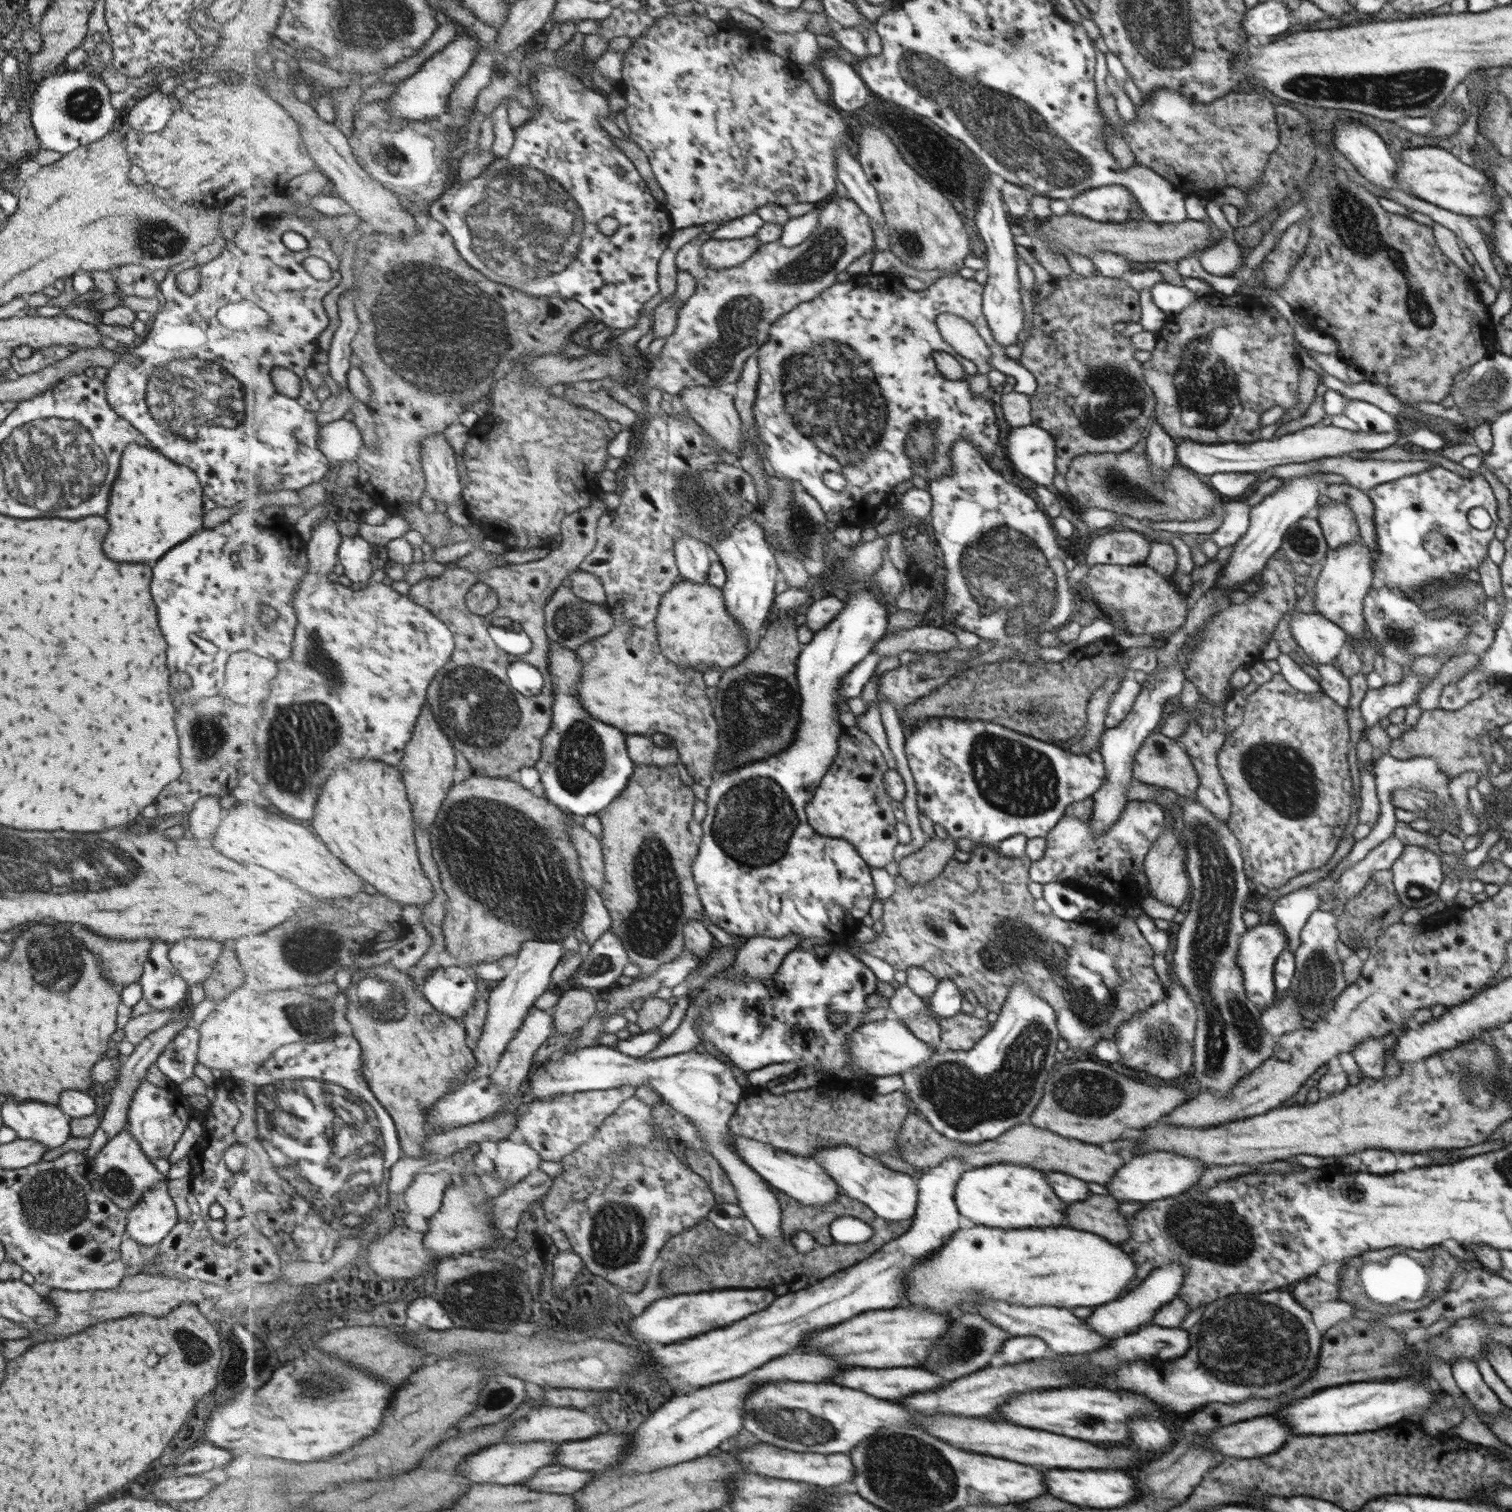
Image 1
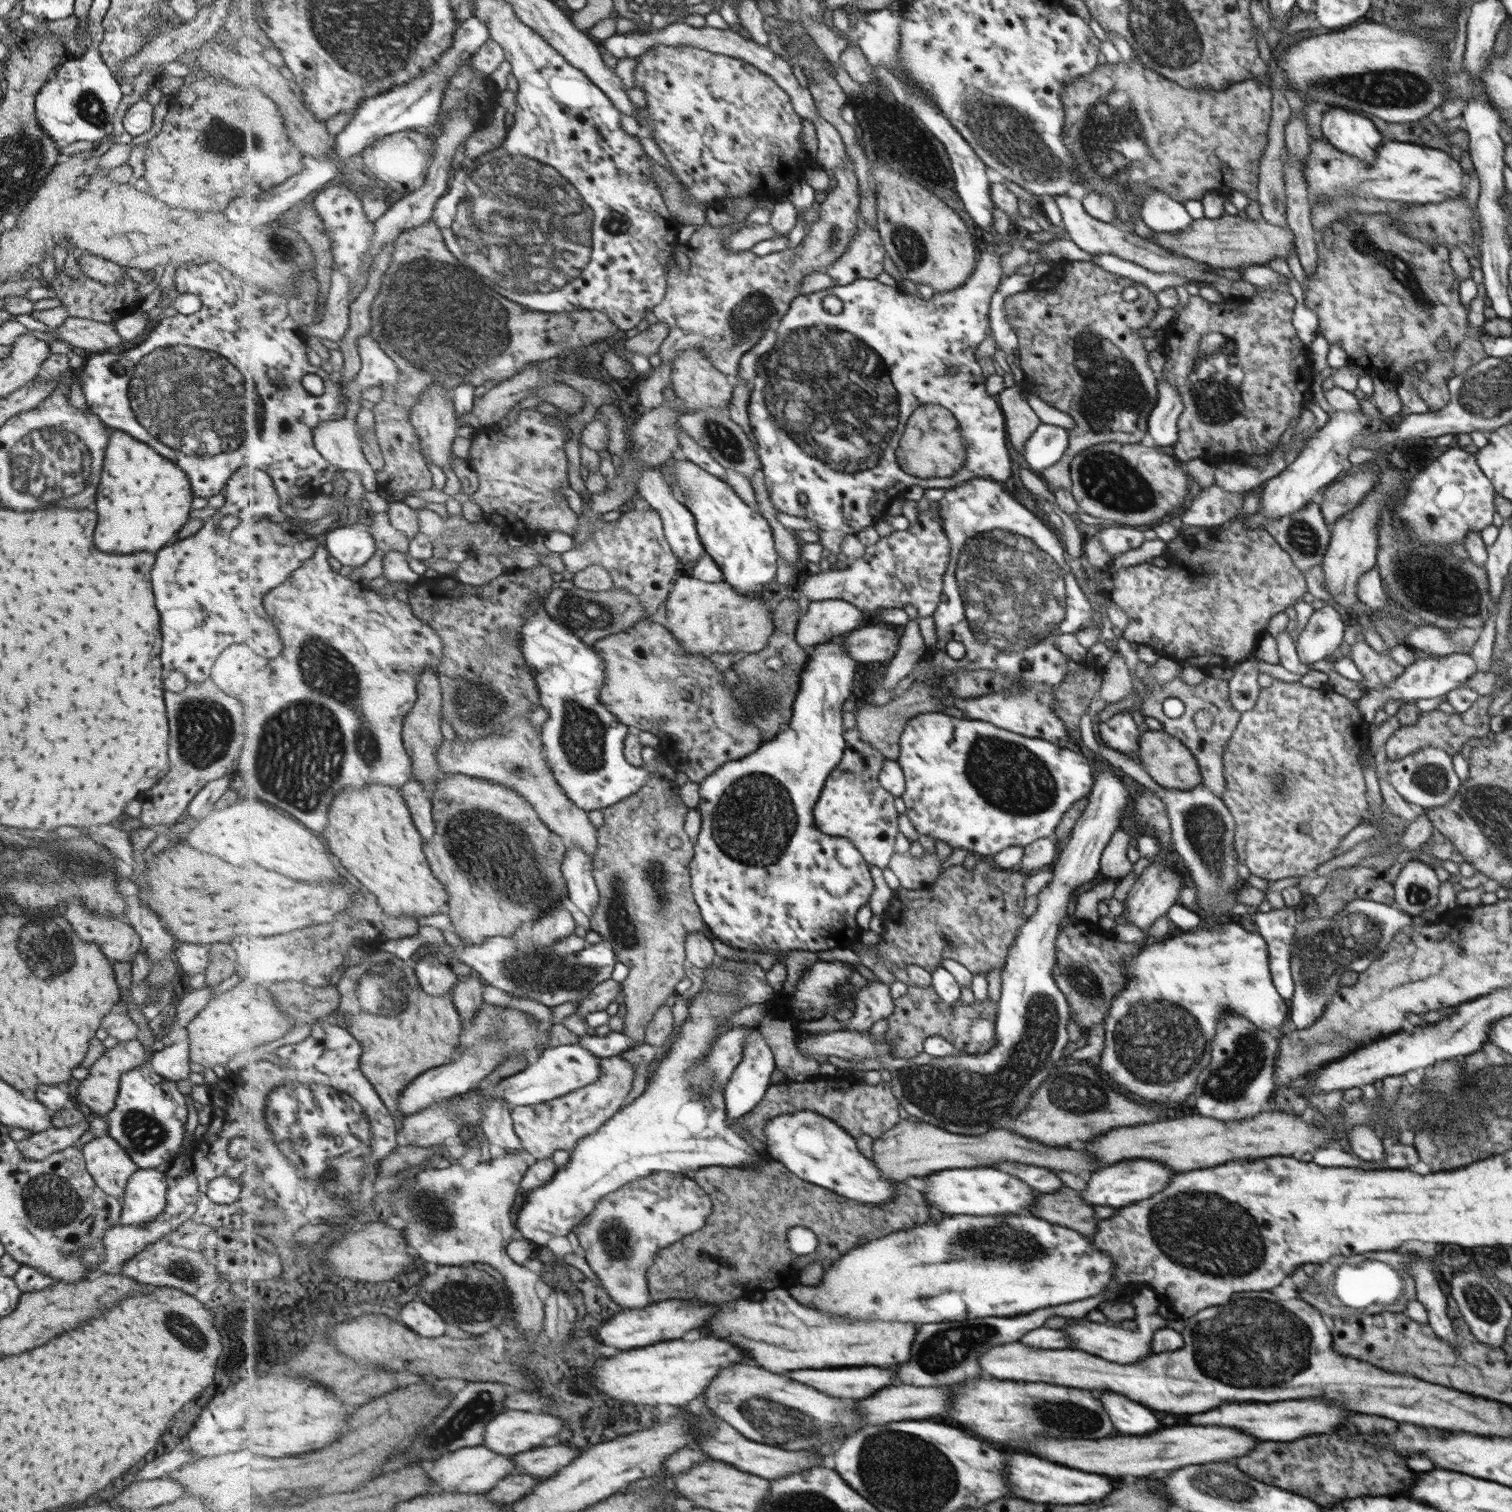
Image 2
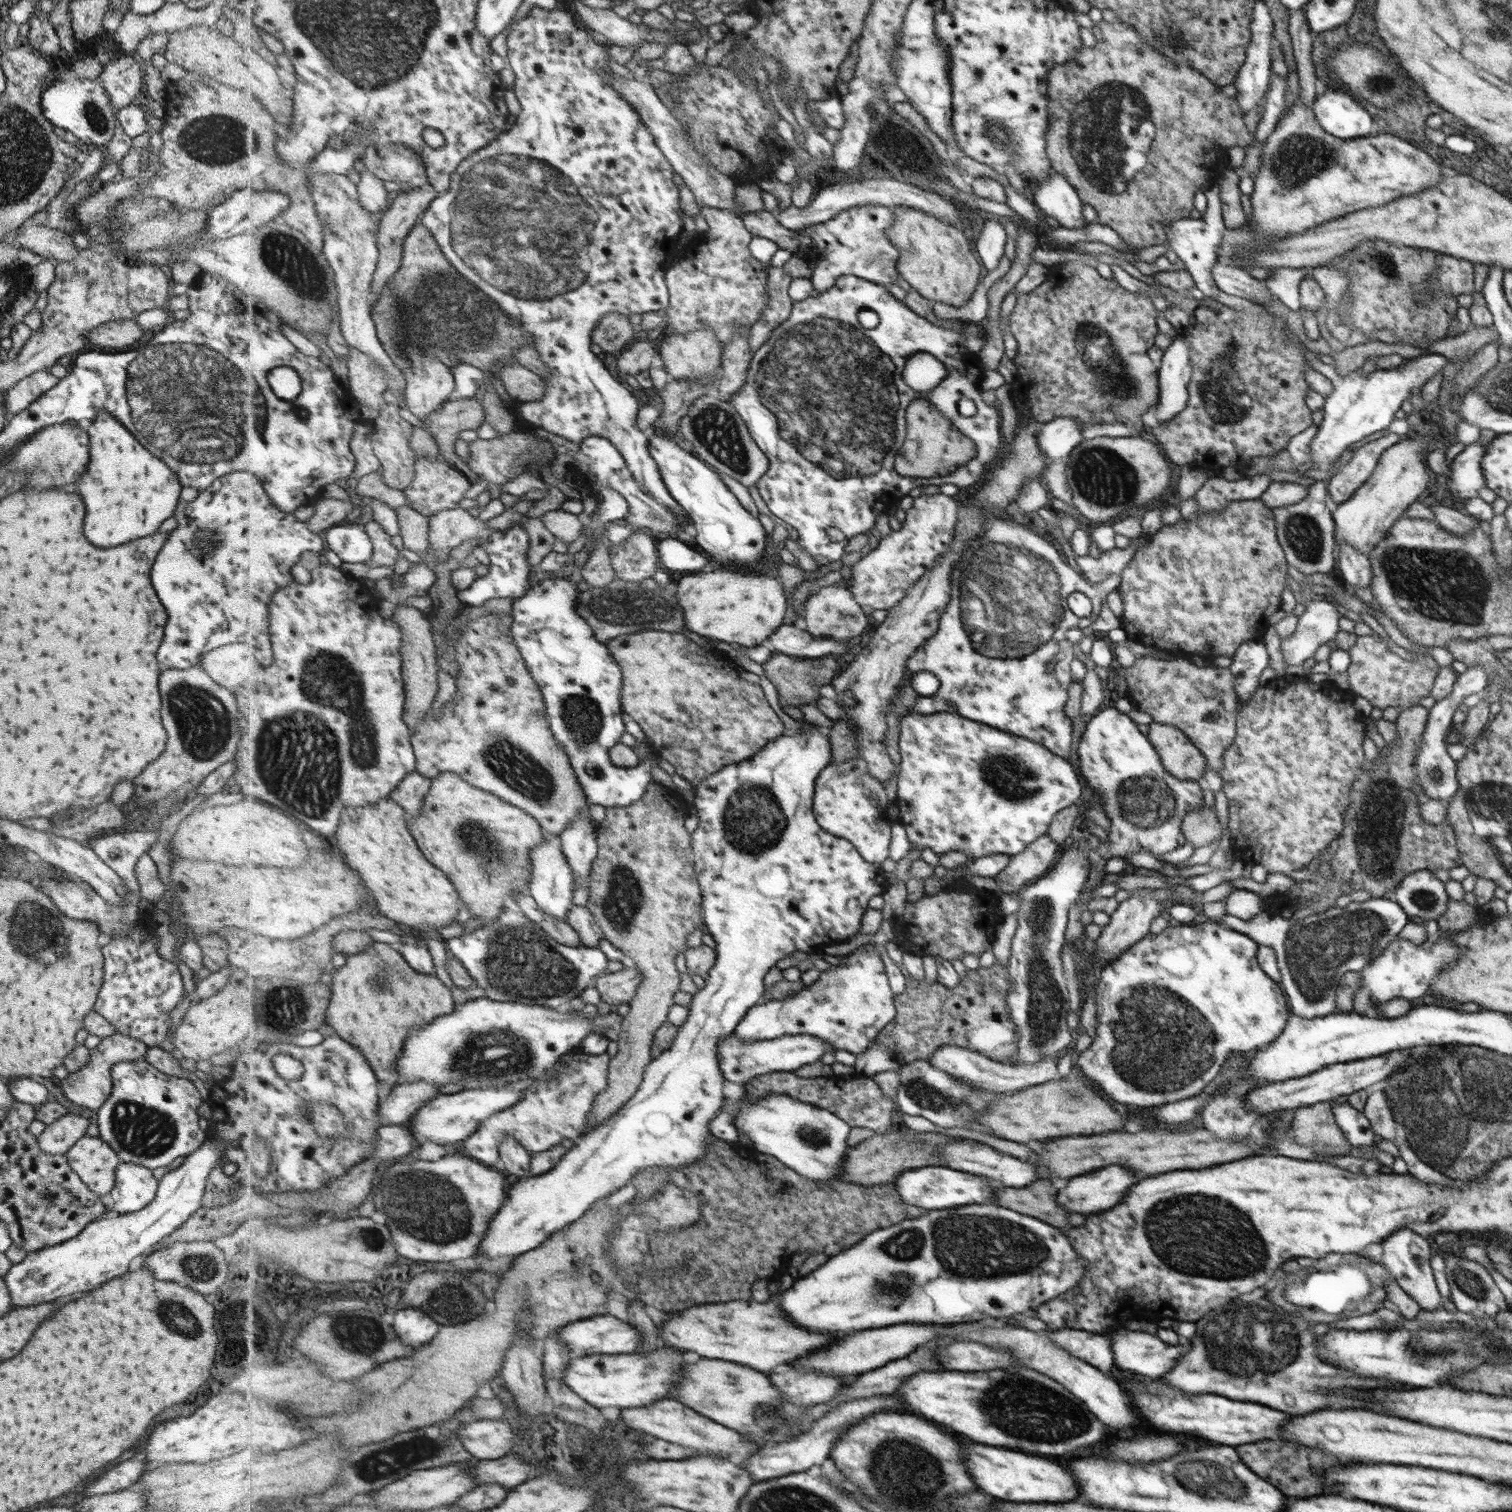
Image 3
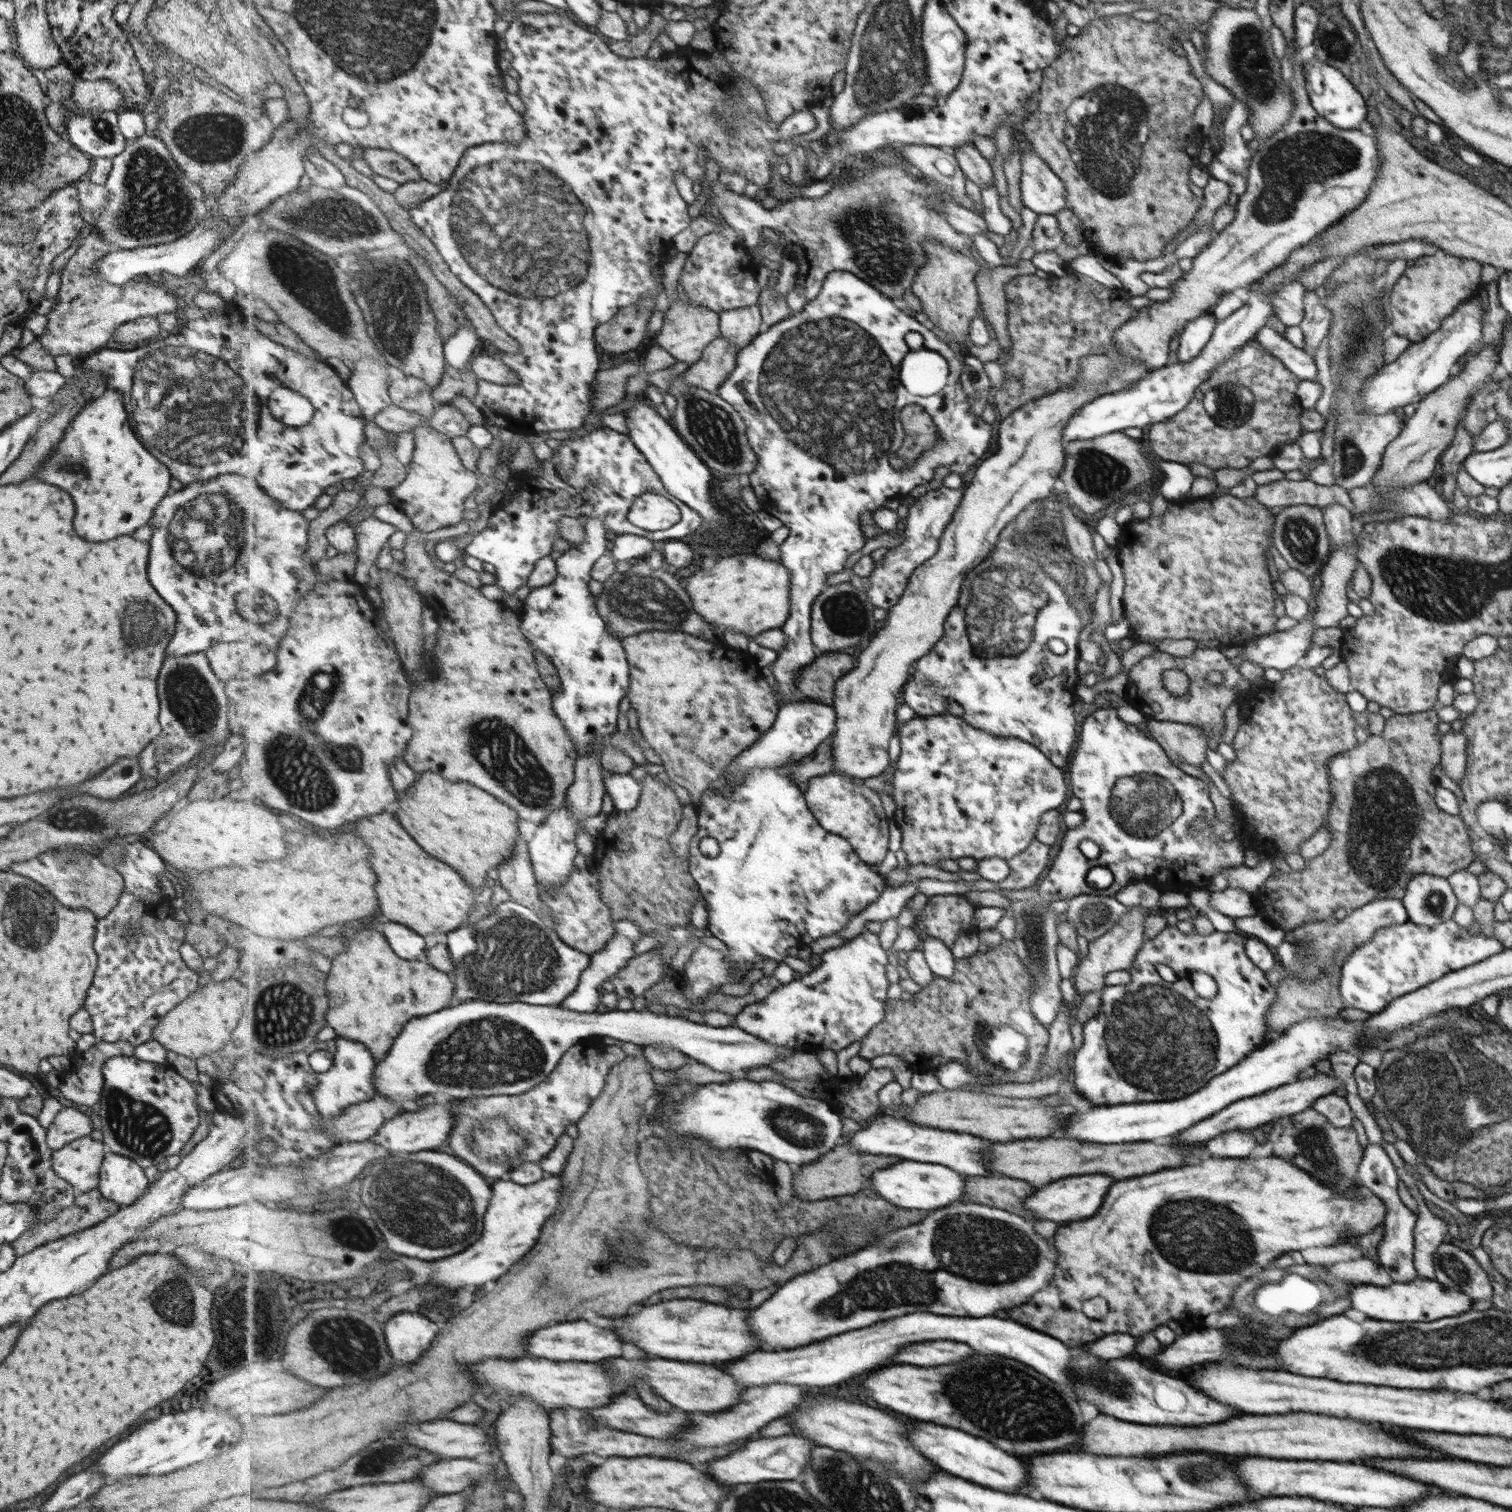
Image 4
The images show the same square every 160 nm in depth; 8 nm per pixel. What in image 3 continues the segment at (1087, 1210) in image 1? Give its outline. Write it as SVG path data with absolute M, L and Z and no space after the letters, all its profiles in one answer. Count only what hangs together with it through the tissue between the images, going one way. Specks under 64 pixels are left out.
M1038 1180L1024 1188L998 1188L998 1206L1010 1206L1010 1210L1022 1210L1022 1214L1034 1214L1034 1218L1046 1218L1054 1226L1066 1228L1068 1212L1056 1204L1056 1188L1052 1182Z

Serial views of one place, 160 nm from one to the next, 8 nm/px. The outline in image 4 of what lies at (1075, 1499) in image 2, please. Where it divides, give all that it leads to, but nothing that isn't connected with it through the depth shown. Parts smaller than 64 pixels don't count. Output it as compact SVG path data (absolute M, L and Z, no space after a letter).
M912 1420L912 1422L914 1422L914 1434L910 1434L910 1438L914 1438L914 1442L918 1442L918 1450L922 1450L926 1458L934 1458L934 1462L938 1462L942 1470L948 1470L954 1476L966 1478L970 1482L978 1482L980 1486L994 1488L994 1490L1018 1492L1024 1488L1028 1476L1026 1476L1024 1462L1020 1462L1018 1458L962 1430L938 1426L932 1422L920 1422L920 1420Z

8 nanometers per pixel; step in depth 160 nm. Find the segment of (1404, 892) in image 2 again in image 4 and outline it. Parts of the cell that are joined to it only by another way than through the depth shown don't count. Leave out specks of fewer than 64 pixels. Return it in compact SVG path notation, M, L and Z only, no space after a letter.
M1420 871L1409 880L1401 900L1409 921L1429 927L1453 919L1457 906L1457 896L1446 878Z

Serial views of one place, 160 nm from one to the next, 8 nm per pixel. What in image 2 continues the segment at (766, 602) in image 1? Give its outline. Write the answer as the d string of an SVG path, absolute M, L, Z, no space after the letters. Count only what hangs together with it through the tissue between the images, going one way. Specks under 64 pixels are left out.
M680 456L673 464L677 482L689 494L687 505L696 515L700 536L710 553L725 573L726 581L734 588L751 597L762 596L777 580L781 564L781 554L777 547L775 530L762 512L754 512L736 490L724 479L710 474L702 466Z

